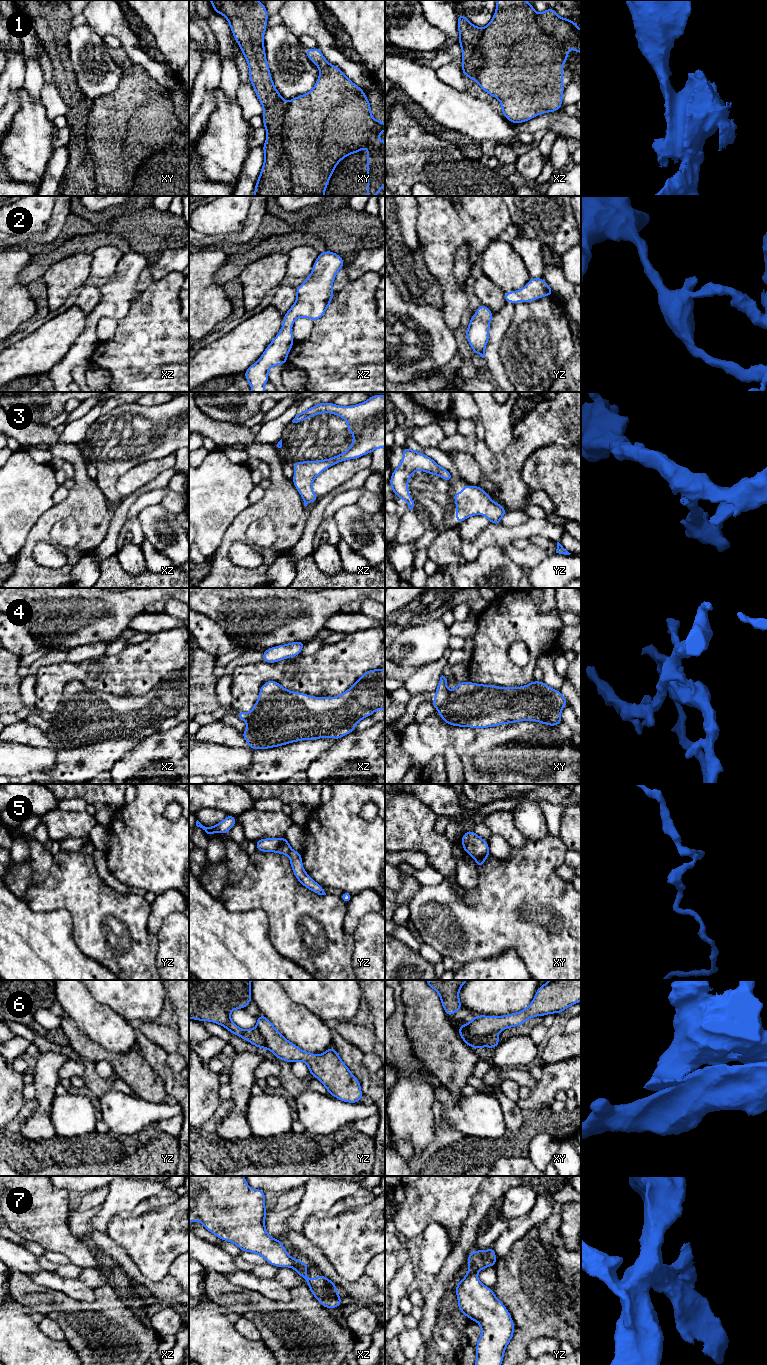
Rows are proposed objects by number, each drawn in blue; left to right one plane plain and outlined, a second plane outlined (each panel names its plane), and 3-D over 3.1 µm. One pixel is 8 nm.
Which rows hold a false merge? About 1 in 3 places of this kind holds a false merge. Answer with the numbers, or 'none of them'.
1, 4, 5, 6, 7

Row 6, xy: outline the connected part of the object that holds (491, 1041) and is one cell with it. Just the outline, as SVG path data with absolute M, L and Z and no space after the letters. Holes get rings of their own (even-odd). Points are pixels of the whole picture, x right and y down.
M468 1024L461 1025L458 1029L461 1039L470 1047L480 1049L481 1047L496 1048L500 1041L498 1039L498 1033L492 1034L486 1037L475 1037L468 1033Z

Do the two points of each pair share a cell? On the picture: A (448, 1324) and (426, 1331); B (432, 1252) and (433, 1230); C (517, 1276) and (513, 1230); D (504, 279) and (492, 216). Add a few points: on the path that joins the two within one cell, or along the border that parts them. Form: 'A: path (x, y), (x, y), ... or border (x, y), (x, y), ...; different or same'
A: border (438, 1306), (437, 1322), (425, 1346), (425, 1351); different
B: path (433, 1247), (433, 1235); same
C: border (532, 1227), (513, 1244), (509, 1255), (501, 1262); different
D: border (497, 237), (490, 242), (480, 256); different

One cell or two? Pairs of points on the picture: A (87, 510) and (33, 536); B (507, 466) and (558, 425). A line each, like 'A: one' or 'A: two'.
A: one
B: one

